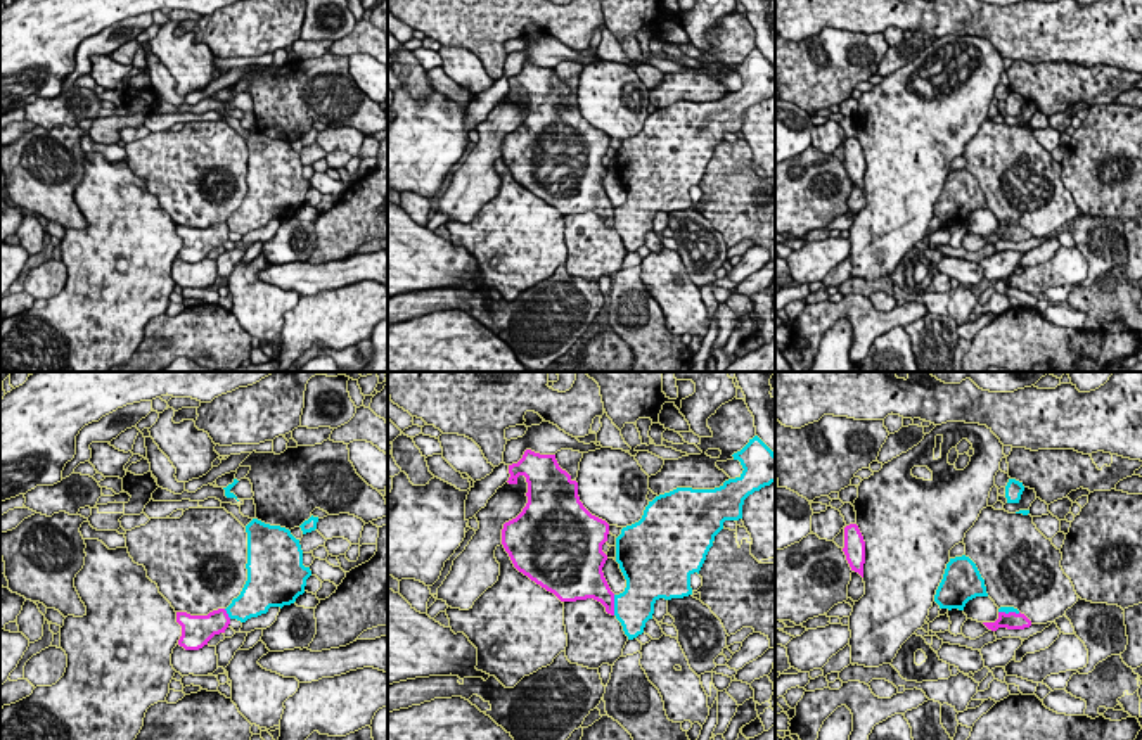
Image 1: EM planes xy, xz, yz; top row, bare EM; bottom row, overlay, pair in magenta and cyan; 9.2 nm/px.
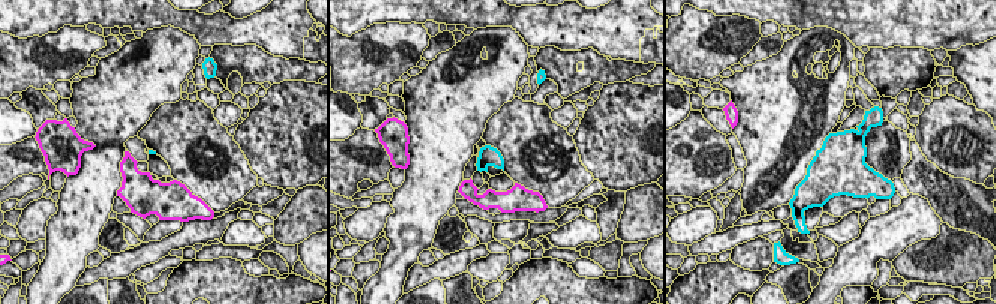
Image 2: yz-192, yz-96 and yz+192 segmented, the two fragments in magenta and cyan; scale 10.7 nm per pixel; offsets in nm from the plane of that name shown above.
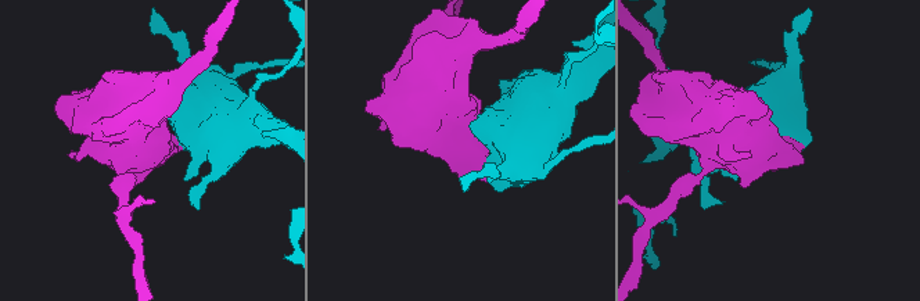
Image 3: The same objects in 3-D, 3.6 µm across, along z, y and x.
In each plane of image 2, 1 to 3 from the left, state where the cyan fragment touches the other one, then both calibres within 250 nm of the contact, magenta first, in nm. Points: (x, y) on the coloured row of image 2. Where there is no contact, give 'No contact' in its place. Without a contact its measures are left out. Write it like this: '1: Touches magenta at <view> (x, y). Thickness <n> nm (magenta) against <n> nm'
1: No contact
2: No contact
3: No contact

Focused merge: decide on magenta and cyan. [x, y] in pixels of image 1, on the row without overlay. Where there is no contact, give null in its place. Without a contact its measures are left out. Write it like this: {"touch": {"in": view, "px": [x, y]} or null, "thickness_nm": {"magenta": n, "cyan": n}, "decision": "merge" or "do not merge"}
{"touch": {"in": "xz", "px": [613, 218]}, "thickness_nm": {"magenta": 240, "cyan": 360}, "decision": "do not merge"}

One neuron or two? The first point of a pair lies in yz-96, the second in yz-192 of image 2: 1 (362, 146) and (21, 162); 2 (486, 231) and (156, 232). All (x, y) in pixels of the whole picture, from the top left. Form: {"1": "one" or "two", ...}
{"1": "one", "2": "two"}

